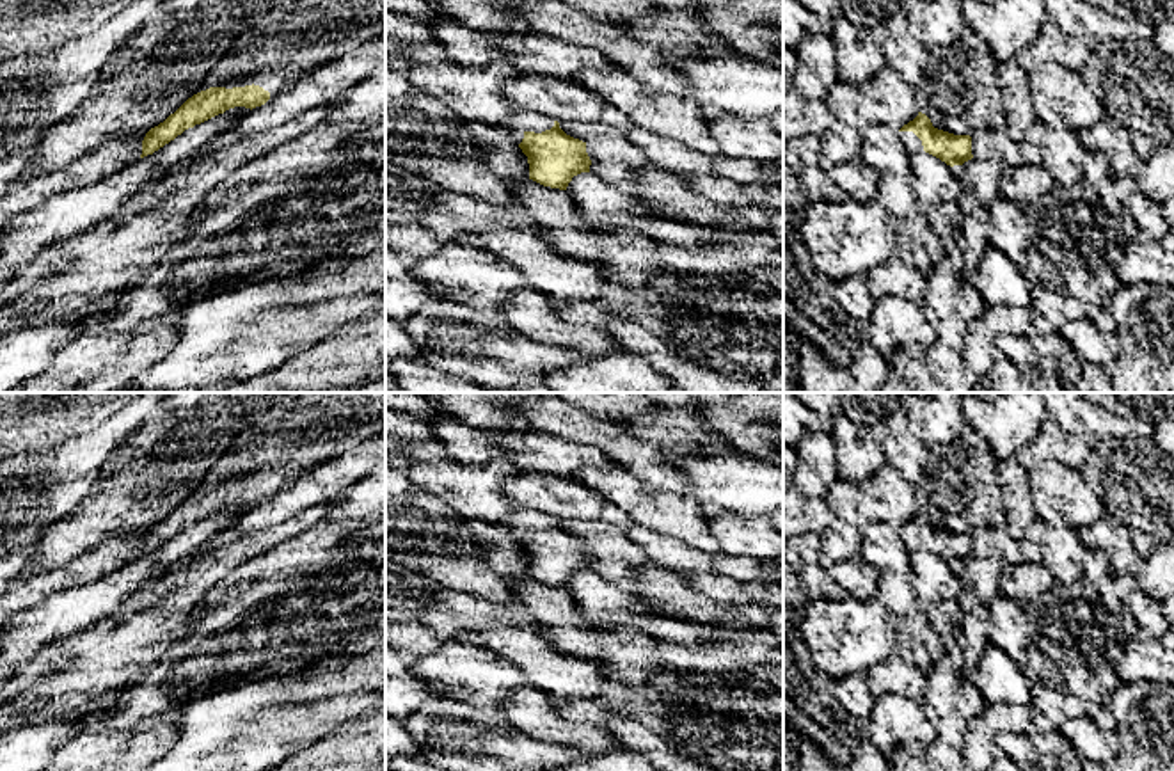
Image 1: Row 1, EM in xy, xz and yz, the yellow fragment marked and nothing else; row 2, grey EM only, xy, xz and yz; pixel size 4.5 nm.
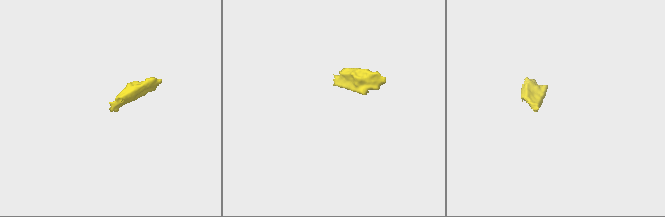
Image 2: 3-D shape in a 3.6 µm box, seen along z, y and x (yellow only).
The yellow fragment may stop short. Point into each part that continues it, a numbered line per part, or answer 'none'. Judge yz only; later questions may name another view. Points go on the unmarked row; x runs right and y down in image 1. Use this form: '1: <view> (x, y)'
1: yz (913, 542)

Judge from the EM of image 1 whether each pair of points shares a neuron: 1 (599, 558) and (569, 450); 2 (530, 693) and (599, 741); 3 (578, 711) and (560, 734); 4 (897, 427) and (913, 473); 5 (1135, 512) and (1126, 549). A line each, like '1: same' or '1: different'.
1: different
2: same
3: different
4: same
5: different

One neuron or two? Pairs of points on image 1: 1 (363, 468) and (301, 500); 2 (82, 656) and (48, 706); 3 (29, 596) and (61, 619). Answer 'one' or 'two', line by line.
1: one
2: one
3: two

